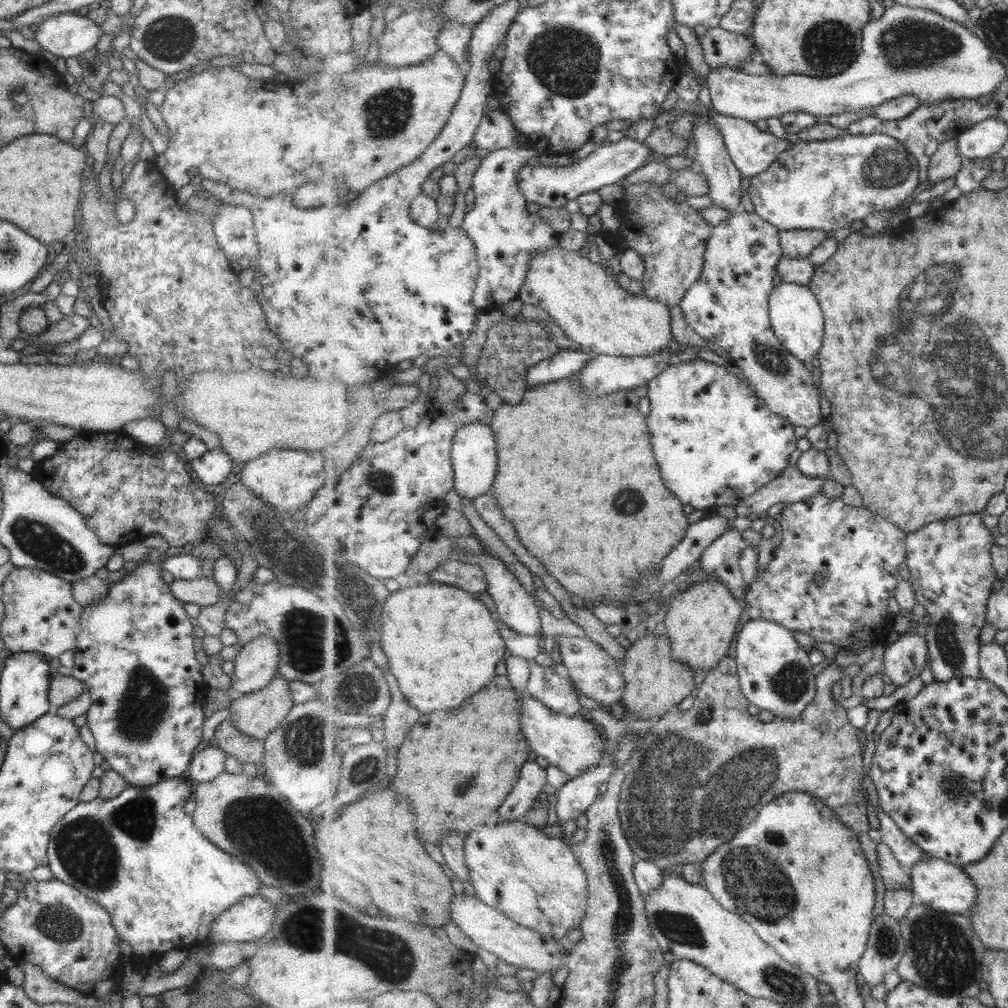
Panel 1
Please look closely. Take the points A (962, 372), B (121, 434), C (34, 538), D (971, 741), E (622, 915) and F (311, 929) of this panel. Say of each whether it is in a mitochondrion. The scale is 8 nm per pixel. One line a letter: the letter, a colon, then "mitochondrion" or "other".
A: mitochondrion
B: other
C: mitochondrion
D: other
E: mitochondrion
F: mitochondrion

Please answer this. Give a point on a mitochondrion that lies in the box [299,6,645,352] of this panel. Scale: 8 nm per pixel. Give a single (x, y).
(565, 61)

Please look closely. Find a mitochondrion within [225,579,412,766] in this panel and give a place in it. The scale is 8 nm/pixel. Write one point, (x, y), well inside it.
(312, 644)

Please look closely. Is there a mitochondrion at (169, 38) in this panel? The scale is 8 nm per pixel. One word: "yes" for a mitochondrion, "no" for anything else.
yes

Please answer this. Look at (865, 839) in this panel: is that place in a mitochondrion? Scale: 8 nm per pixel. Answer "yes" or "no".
no

